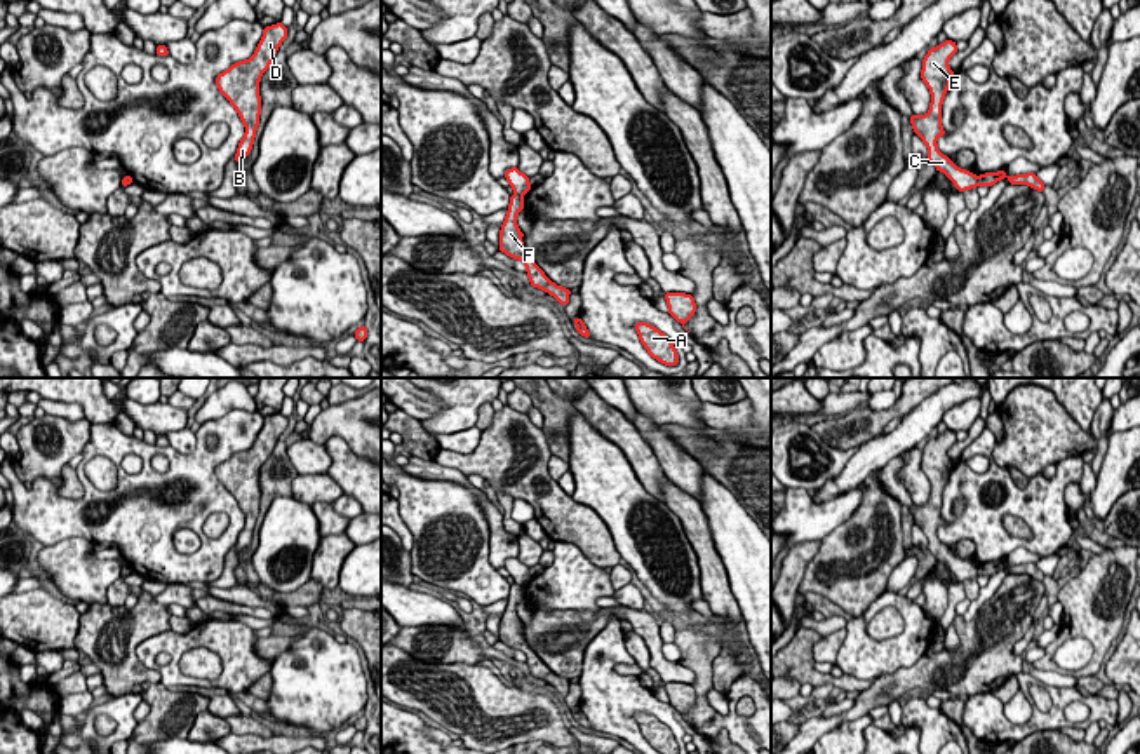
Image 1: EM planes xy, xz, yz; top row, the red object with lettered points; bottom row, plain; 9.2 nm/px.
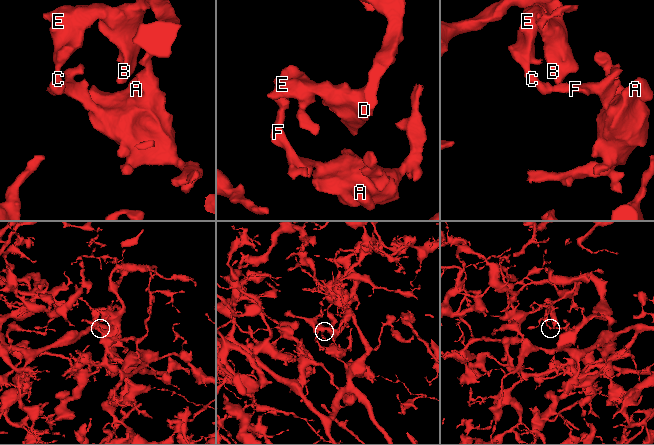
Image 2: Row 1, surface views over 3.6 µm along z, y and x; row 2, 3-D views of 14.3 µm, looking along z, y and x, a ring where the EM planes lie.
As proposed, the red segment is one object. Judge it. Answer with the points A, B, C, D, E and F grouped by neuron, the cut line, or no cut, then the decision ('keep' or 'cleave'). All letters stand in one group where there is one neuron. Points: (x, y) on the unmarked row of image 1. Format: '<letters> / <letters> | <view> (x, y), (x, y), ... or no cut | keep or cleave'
A F / B C D E | xz (516, 582), (523, 585) | cleave

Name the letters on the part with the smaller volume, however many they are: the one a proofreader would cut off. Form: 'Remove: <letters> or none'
Remove: A, F

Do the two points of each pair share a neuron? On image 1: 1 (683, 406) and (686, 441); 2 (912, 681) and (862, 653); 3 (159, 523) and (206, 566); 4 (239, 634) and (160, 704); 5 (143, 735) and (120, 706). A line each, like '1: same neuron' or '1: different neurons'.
1: different neurons
2: different neurons
3: same neuron
4: different neurons
5: different neurons

